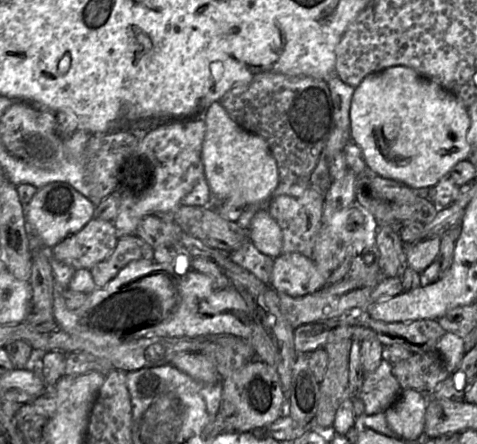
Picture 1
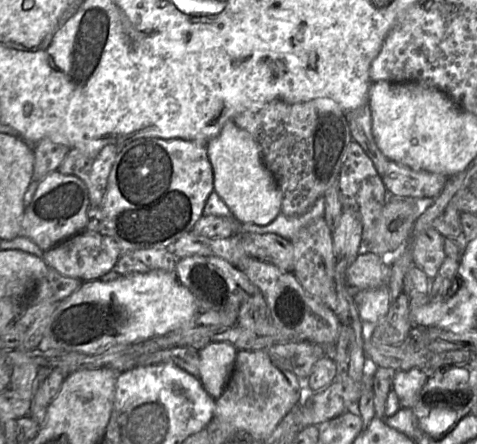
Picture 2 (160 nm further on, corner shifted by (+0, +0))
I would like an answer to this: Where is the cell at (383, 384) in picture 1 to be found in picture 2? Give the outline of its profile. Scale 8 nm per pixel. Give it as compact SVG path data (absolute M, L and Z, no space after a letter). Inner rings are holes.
M417 368L394 371L391 390L397 394L401 408L414 406L427 380L426 374Z

